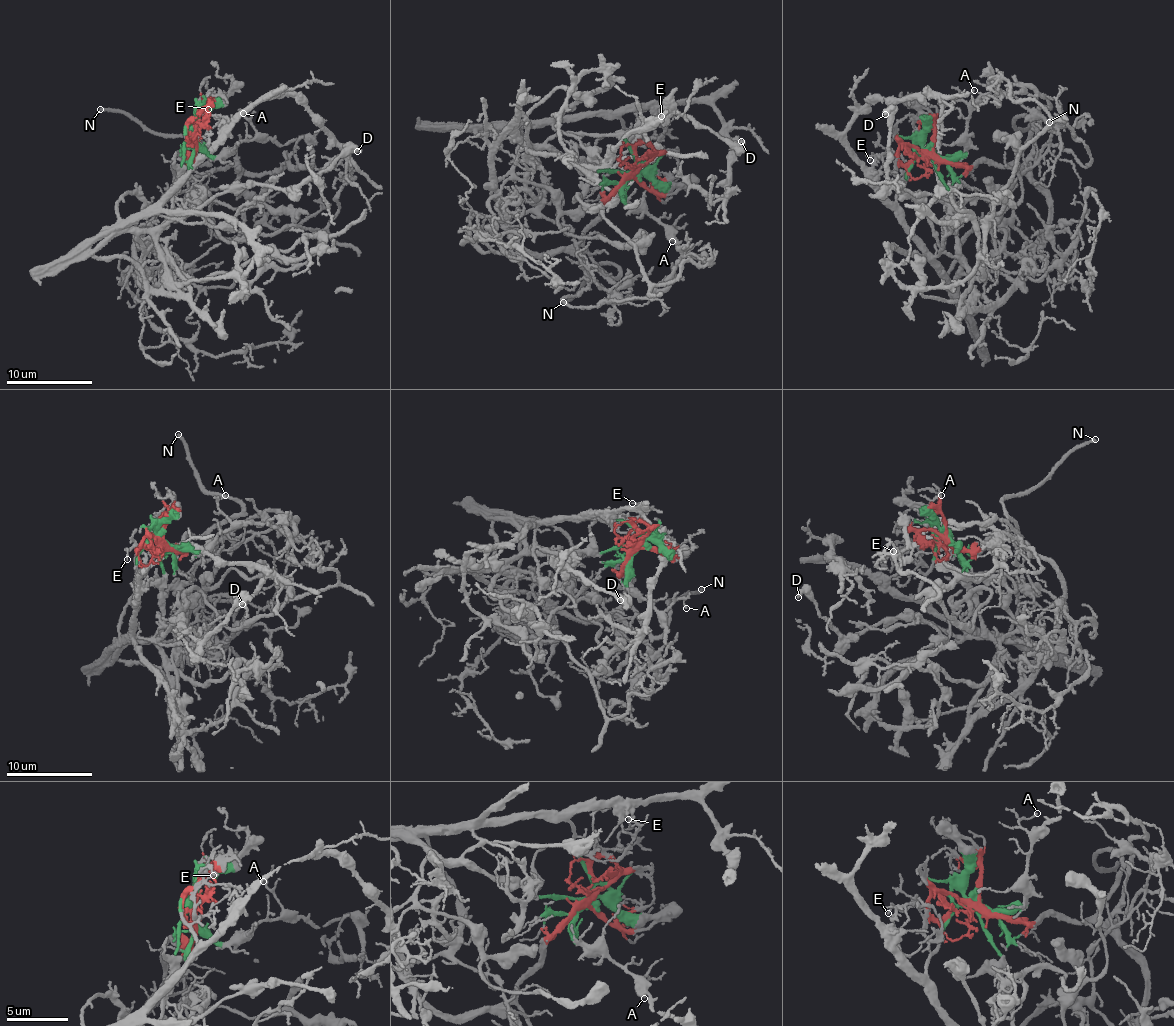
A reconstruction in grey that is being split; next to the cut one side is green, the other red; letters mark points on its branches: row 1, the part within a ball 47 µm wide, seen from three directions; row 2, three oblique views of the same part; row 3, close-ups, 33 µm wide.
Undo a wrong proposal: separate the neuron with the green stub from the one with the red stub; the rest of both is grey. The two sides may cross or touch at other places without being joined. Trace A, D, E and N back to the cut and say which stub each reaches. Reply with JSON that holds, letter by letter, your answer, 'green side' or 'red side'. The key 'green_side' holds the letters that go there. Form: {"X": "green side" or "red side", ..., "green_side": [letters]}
{"A": "green side", "D": "green side", "E": "red side", "N": "red side", "green_side": ["A", "D"]}

